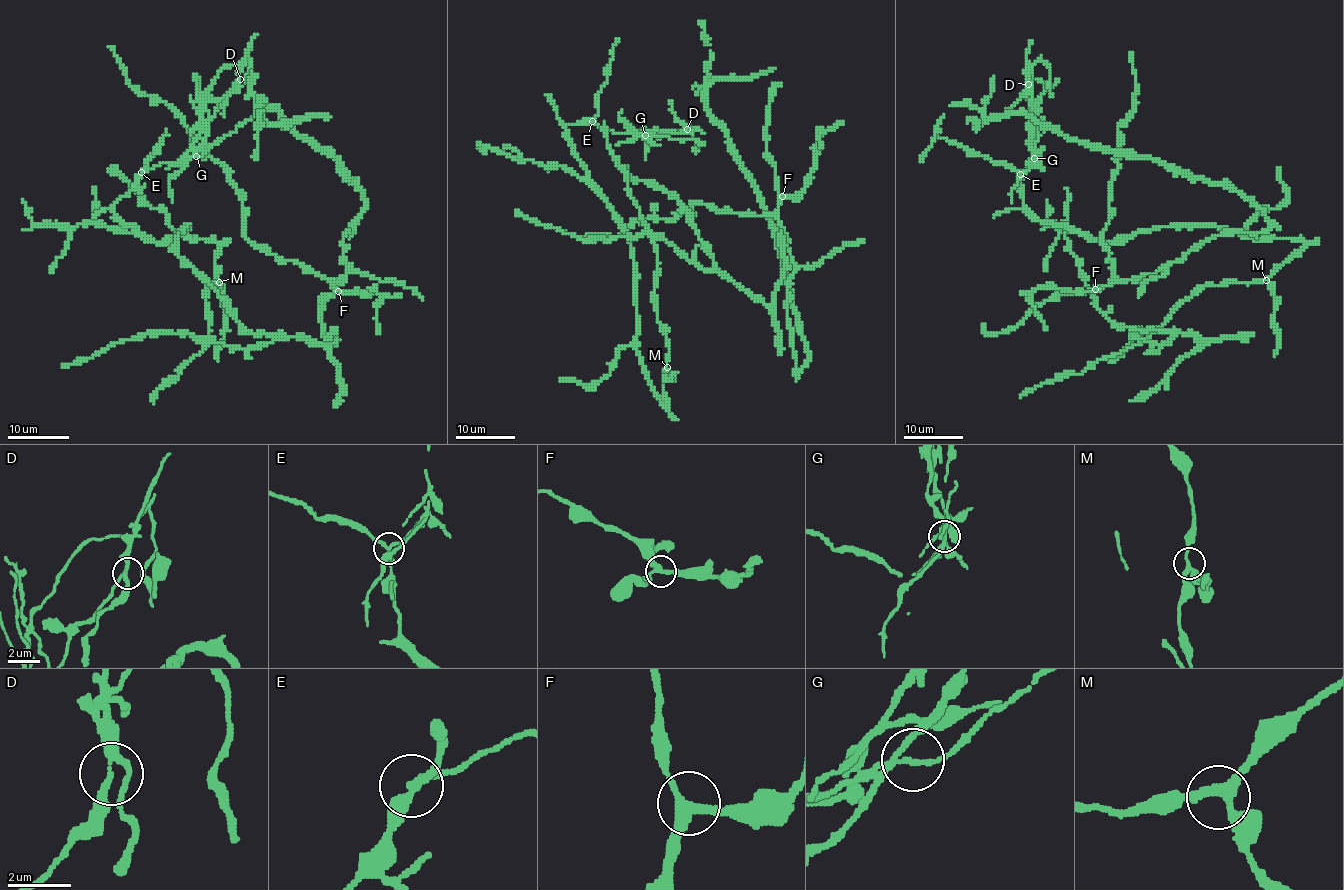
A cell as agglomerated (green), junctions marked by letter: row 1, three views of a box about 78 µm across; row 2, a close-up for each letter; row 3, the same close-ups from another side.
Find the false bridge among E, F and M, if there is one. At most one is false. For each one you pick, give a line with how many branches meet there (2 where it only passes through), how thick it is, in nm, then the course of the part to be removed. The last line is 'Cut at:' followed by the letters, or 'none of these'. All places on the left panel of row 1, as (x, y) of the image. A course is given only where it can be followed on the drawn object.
E: 3 branches meet; 240 nm thick; foreign part runs (141, 172), (164, 162), (182, 160), (217, 104), (238, 81), (240, 64), (248, 53), (249, 93)
Cut at: E

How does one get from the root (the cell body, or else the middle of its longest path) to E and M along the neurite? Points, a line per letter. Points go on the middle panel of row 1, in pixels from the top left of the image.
E: (643, 134), (612, 132), (591, 121)
M: (643, 134), (566, 125), (572, 153), (630, 243), (636, 351), (668, 407), (667, 367)

